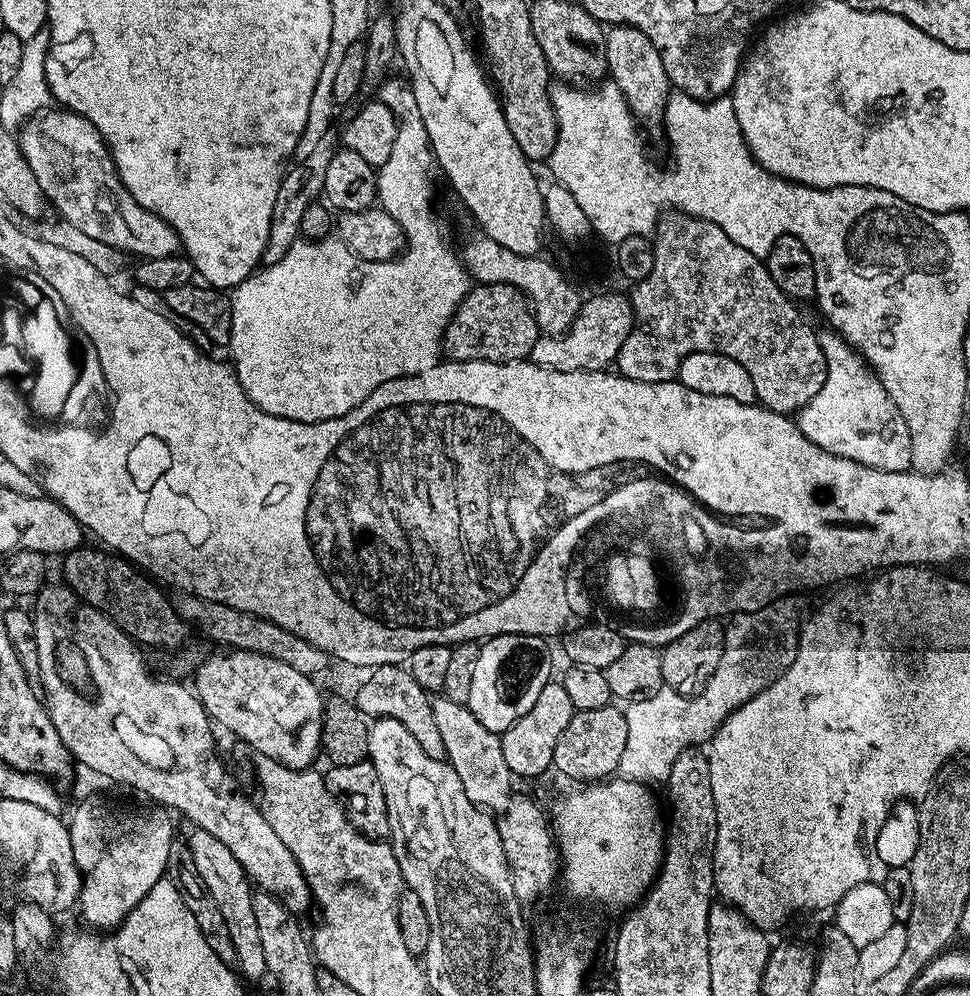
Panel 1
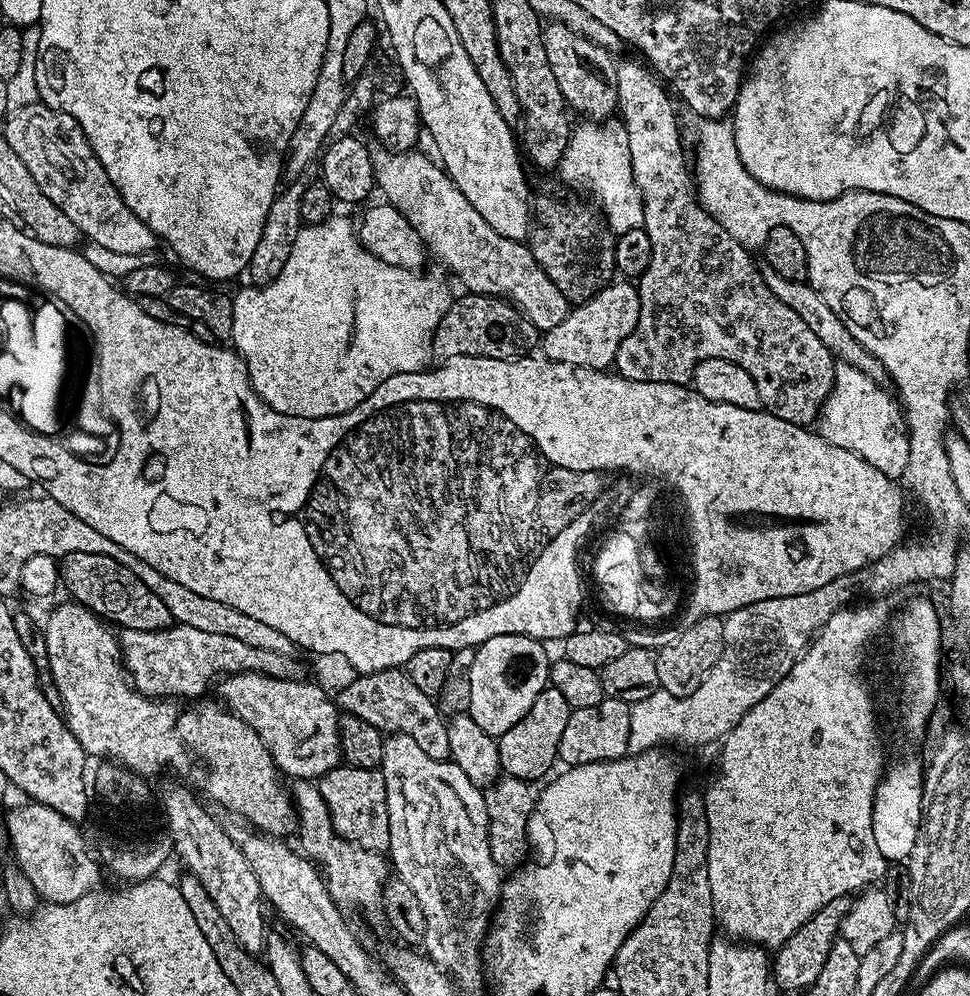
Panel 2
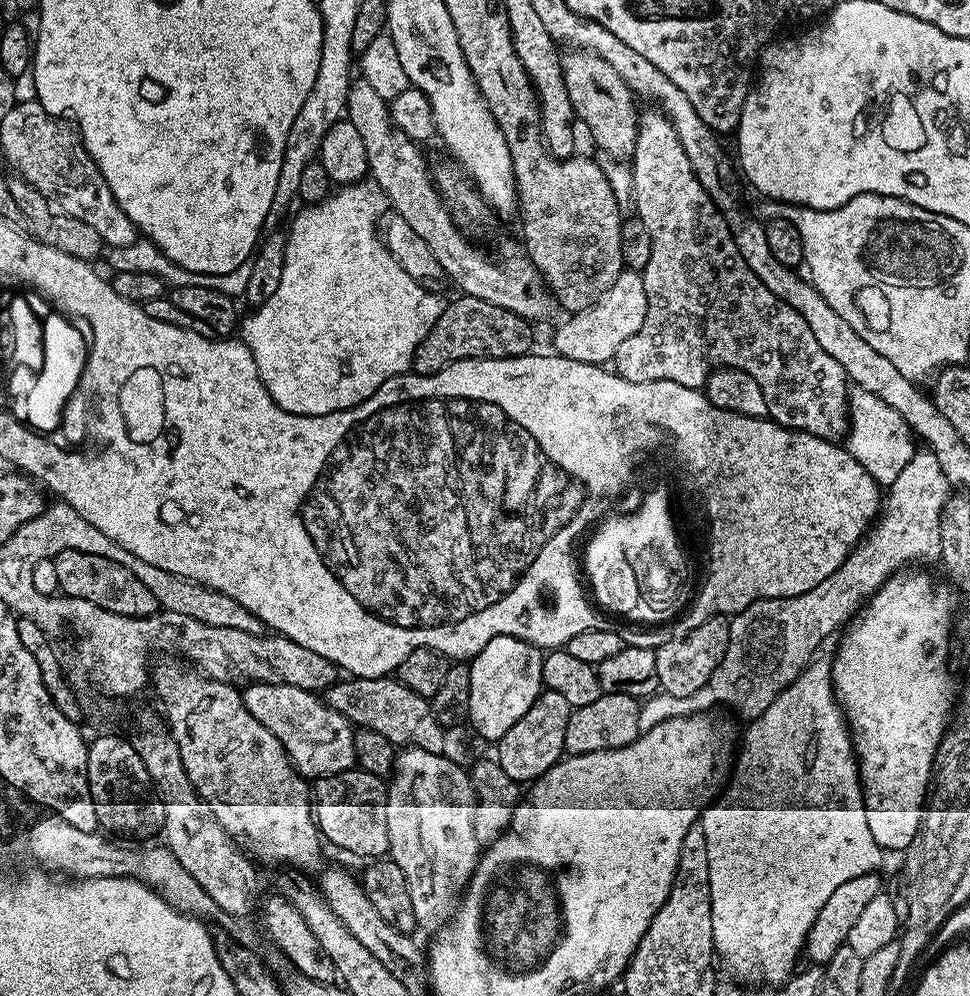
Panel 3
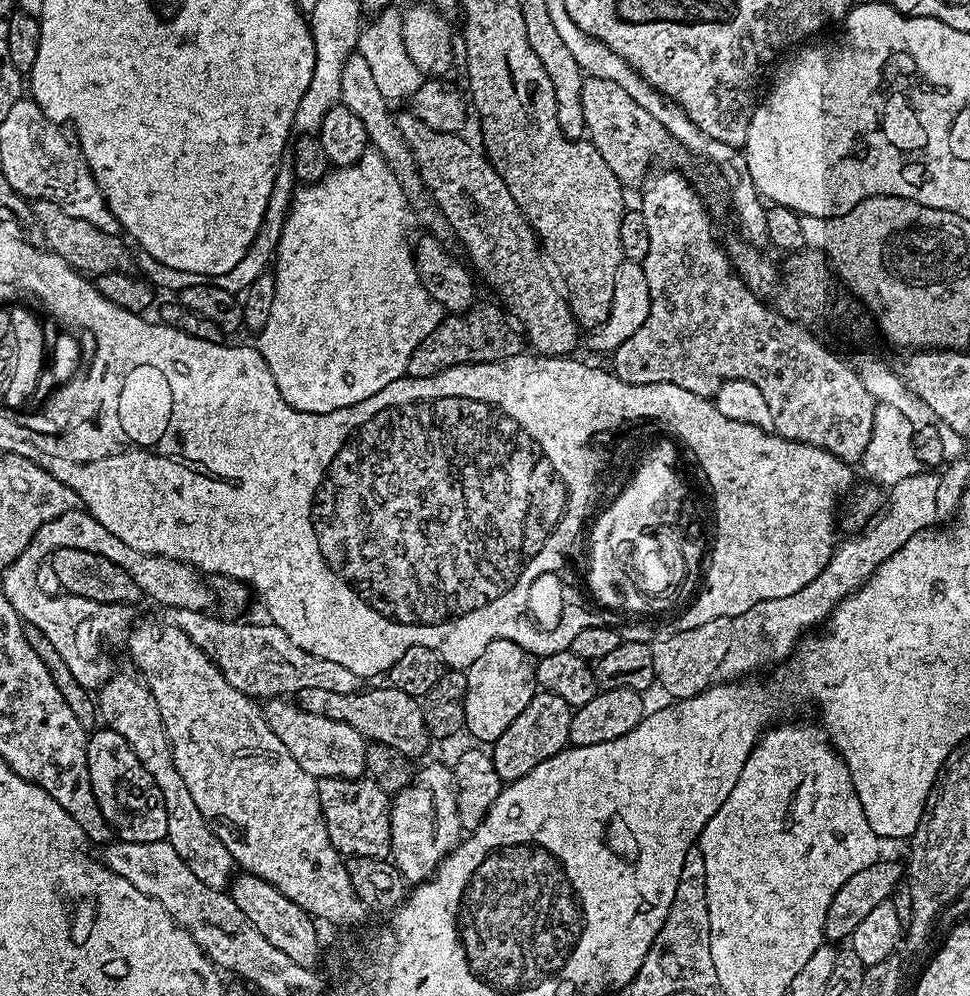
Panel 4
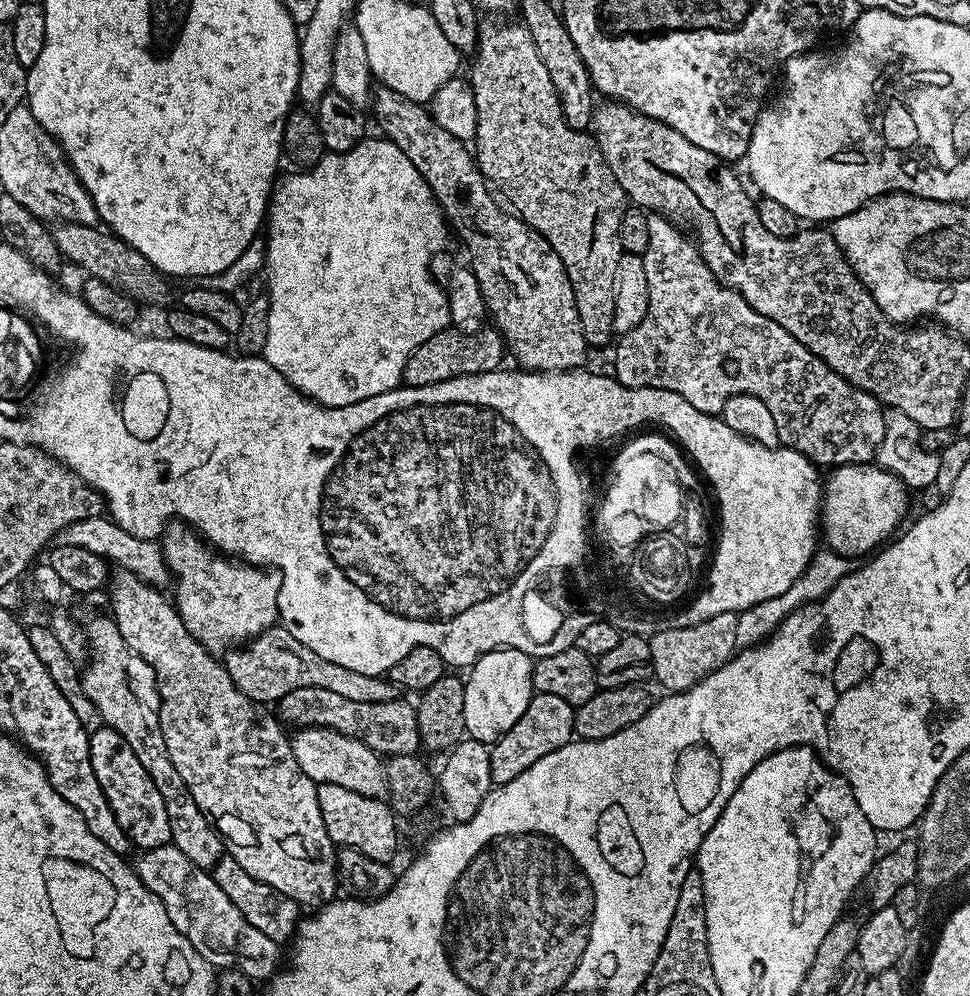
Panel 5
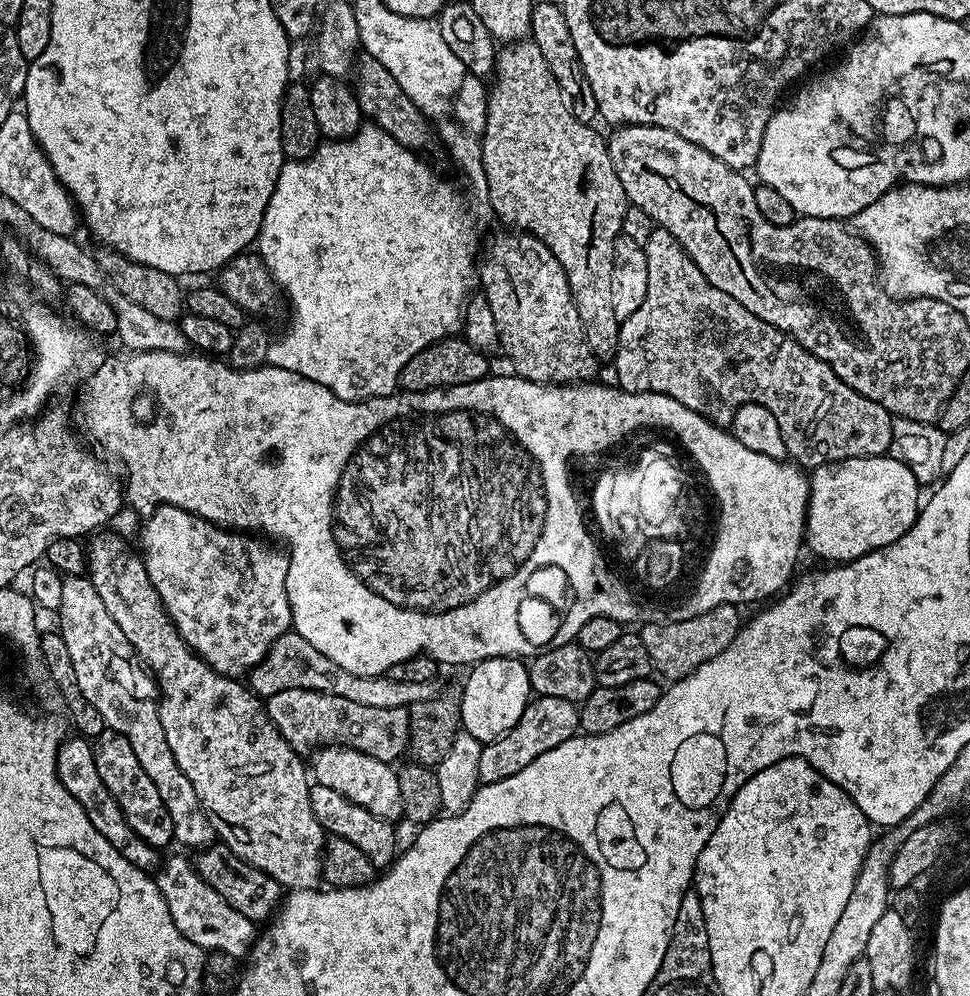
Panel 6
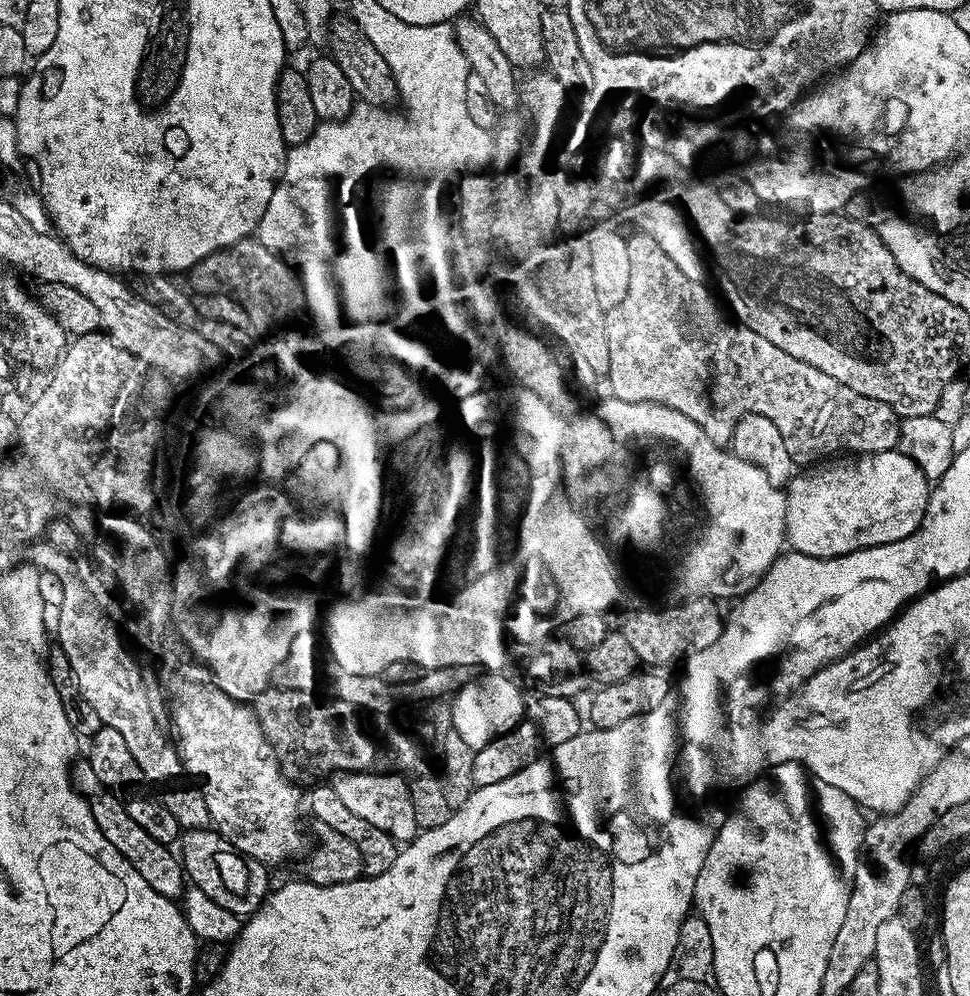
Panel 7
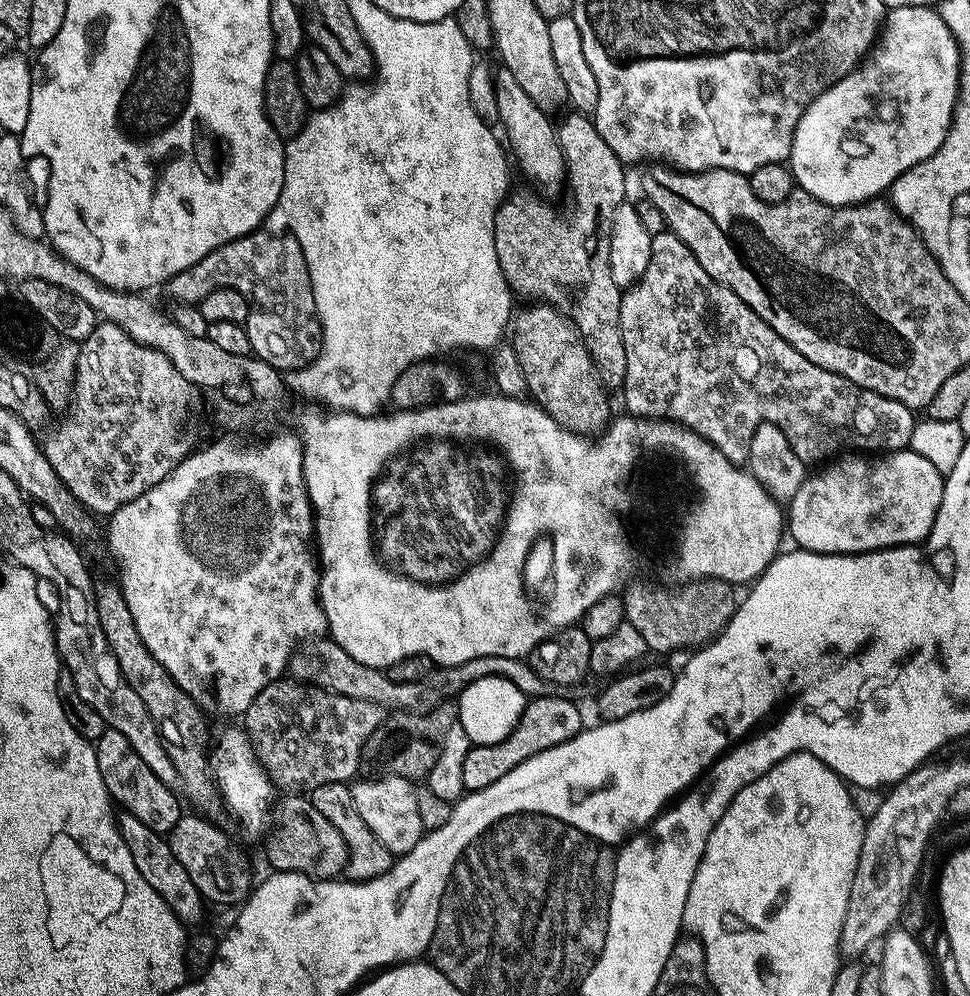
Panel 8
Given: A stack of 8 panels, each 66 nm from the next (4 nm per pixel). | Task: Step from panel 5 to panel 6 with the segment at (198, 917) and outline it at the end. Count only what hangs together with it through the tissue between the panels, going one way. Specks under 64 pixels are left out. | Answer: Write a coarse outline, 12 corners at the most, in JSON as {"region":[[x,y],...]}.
{"region":[[182,856],[155,877],[168,916],[201,951],[251,951],[255,921]]}

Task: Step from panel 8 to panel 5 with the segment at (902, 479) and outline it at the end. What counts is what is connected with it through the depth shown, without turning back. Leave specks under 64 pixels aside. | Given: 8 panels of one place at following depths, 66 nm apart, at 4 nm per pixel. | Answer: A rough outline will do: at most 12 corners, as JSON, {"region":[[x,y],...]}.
{"region":[[876,462],[827,473],[823,543],[867,557],[905,523],[910,489]]}

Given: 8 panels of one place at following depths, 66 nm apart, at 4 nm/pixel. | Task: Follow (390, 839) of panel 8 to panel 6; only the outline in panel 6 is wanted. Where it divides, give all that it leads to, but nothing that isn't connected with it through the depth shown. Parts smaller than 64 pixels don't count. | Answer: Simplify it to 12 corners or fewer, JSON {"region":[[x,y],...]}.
{"region":[[325,746],[310,772],[383,820],[403,817],[392,764]]}

